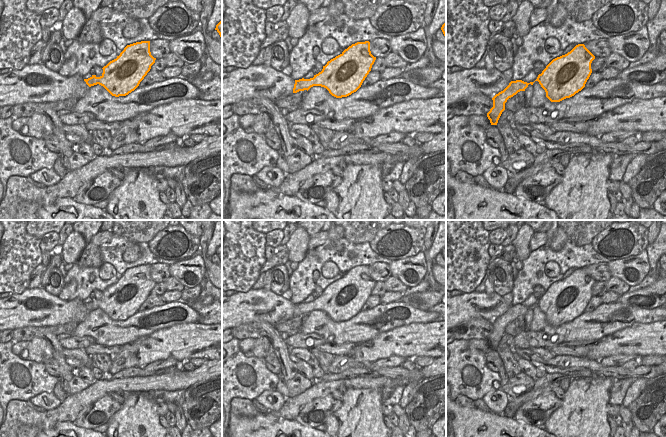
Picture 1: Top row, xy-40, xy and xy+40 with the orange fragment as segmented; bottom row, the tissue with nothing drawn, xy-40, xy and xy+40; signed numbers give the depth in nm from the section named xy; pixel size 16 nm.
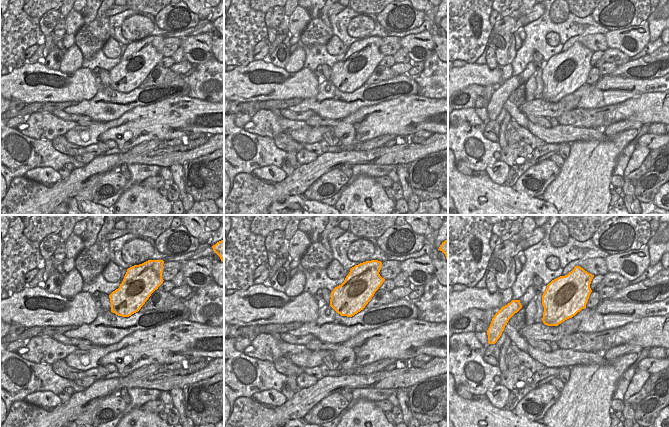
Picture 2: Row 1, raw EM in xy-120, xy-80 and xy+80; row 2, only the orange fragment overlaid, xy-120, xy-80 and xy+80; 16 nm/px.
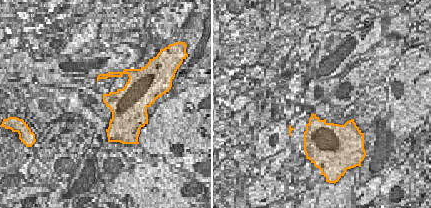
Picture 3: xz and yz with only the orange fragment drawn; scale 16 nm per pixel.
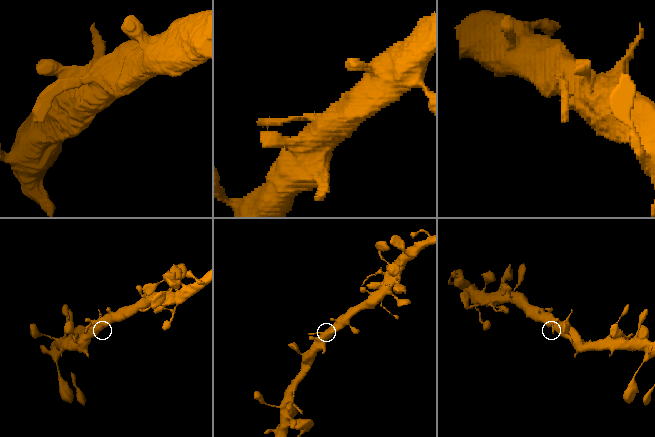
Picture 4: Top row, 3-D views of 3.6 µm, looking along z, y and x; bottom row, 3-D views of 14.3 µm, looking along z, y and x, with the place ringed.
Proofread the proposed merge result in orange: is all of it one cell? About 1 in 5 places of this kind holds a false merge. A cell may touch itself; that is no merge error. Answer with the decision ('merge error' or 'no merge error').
no merge error

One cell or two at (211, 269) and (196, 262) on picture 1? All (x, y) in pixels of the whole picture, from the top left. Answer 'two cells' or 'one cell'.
two cells

